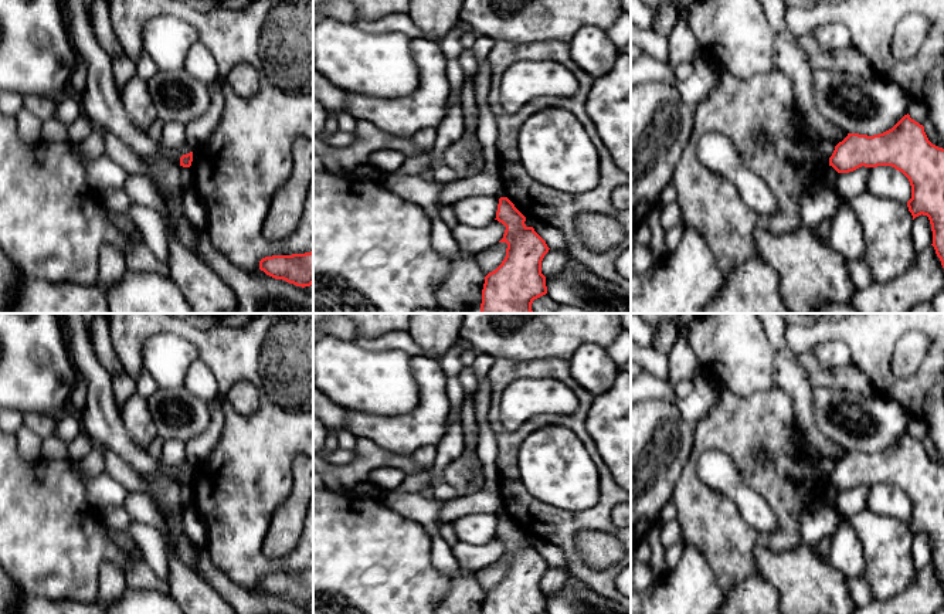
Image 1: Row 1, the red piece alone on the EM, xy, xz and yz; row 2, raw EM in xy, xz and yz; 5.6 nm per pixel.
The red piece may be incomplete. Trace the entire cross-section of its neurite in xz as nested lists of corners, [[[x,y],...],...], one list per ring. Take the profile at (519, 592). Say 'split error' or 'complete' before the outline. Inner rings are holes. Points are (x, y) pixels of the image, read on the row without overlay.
complete; [[[500,515],[496,536],[506,547],[499,560],[506,560],[506,574],[502,581],[485,594],[482,614],[543,614],[547,611],[546,594],[541,591],[541,579],[549,570],[546,559],[524,542],[526,535],[507,515]]]

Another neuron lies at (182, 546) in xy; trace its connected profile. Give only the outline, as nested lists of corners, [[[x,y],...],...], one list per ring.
[[[184,533],[173,535],[169,540],[163,536],[166,552],[173,552],[184,564],[190,566],[197,571],[197,560],[200,557],[200,546],[191,542],[191,539]]]

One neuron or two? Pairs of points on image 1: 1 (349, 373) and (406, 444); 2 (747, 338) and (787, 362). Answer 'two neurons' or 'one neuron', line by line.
1: two neurons
2: two neurons

